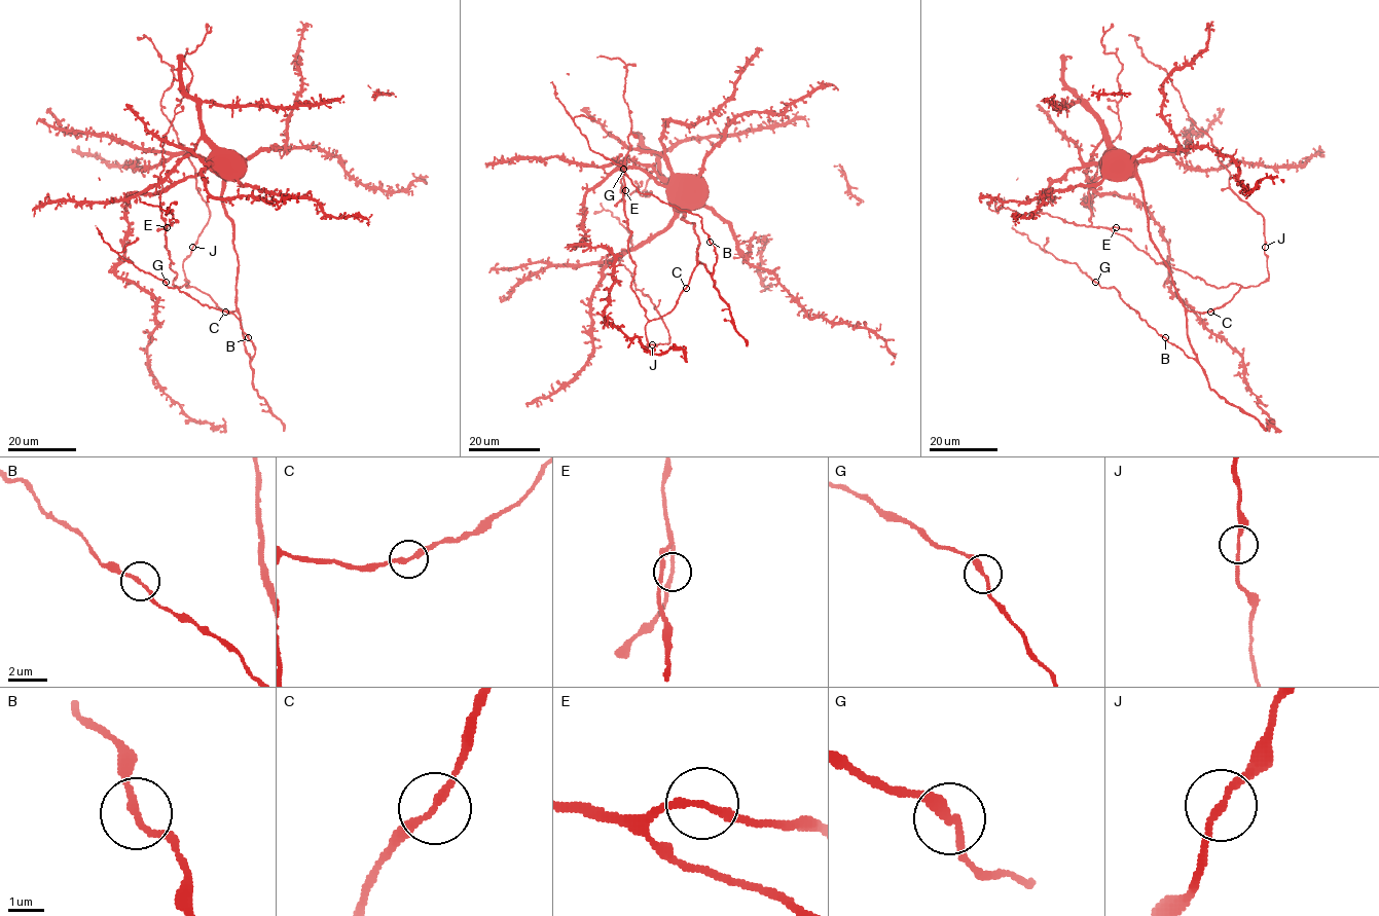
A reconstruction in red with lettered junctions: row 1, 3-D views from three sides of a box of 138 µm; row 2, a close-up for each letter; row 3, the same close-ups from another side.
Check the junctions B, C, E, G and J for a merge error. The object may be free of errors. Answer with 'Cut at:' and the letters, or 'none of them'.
Cut at: none of them

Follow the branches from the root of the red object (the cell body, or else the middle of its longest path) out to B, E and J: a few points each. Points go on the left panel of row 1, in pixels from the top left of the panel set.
B: (219, 162), (222, 206), (232, 223), (238, 260), (237, 307), (244, 346), (252, 359), (255, 347), (248, 338)
E: (219, 162), (214, 150), (201, 139), (160, 183), (160, 209), (167, 226)
J: (219, 162), (238, 260), (233, 312), (186, 287), (182, 261), (192, 246)

